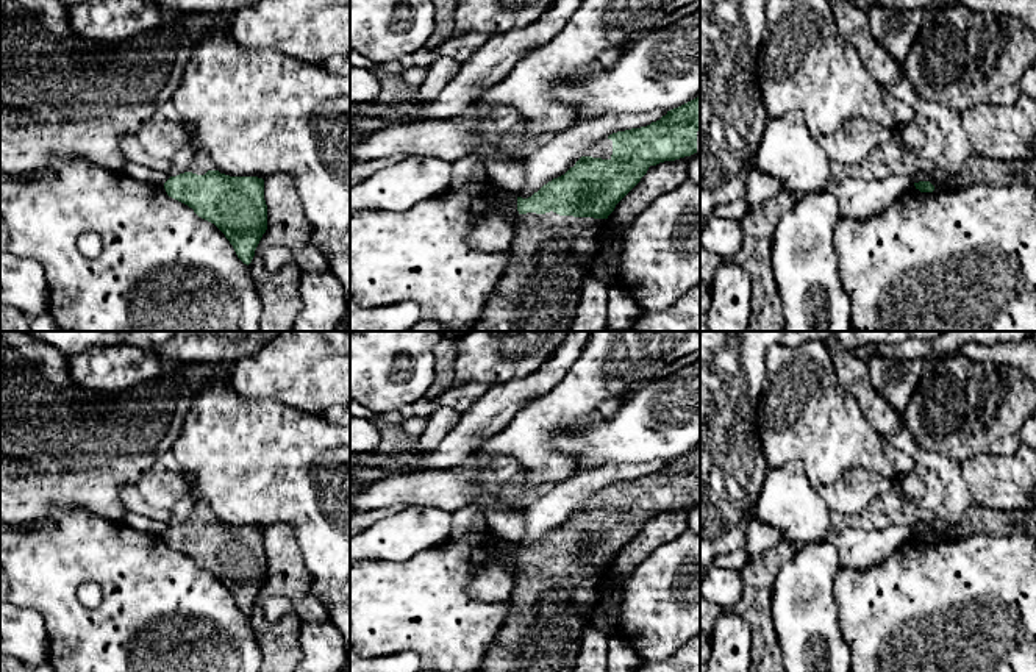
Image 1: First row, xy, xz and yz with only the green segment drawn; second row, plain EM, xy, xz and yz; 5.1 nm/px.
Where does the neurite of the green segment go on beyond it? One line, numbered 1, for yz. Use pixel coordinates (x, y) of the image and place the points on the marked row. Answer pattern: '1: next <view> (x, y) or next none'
1: next none

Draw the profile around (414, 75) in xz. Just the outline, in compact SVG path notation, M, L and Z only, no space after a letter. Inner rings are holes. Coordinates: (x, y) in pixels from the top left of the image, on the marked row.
M425 67L398 69L402 80L413 86L420 86L427 77Z

